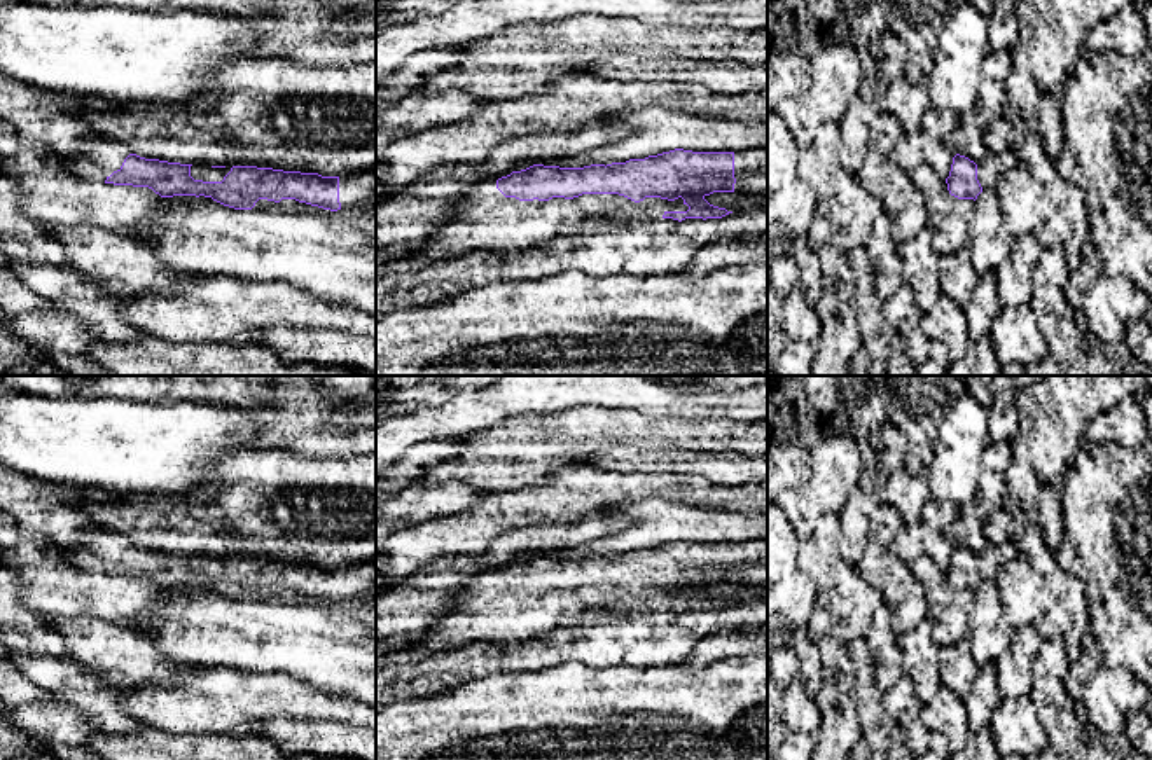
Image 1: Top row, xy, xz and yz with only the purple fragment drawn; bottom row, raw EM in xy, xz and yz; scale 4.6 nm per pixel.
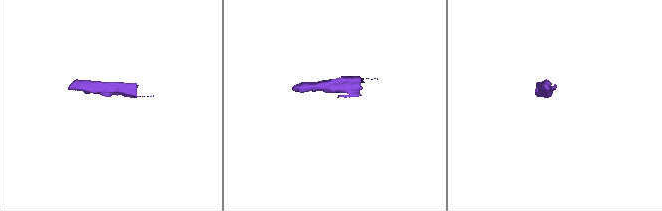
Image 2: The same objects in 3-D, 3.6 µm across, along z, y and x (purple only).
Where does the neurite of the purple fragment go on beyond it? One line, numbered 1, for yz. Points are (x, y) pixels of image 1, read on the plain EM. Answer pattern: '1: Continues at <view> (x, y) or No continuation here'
1: Continues at yz (993, 558)

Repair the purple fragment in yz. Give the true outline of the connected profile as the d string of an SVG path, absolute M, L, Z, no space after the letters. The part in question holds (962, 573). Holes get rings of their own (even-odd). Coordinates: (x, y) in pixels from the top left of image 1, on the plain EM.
M1016 543L988 545L979 556L956 545L953 549L949 568L946 570L947 582L958 591L975 592L984 580L995 580L1000 568L1016 556Z

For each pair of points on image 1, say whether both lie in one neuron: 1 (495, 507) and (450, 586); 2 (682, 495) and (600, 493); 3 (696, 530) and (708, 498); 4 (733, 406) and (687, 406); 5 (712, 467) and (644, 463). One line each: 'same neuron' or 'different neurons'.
1: different neurons
2: same neuron
3: different neurons
4: same neuron
5: same neuron

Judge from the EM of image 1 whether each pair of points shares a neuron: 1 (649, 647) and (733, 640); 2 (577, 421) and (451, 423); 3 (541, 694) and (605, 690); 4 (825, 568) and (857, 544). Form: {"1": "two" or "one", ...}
{"1": "two", "2": "two", "3": "one", "4": "two"}

